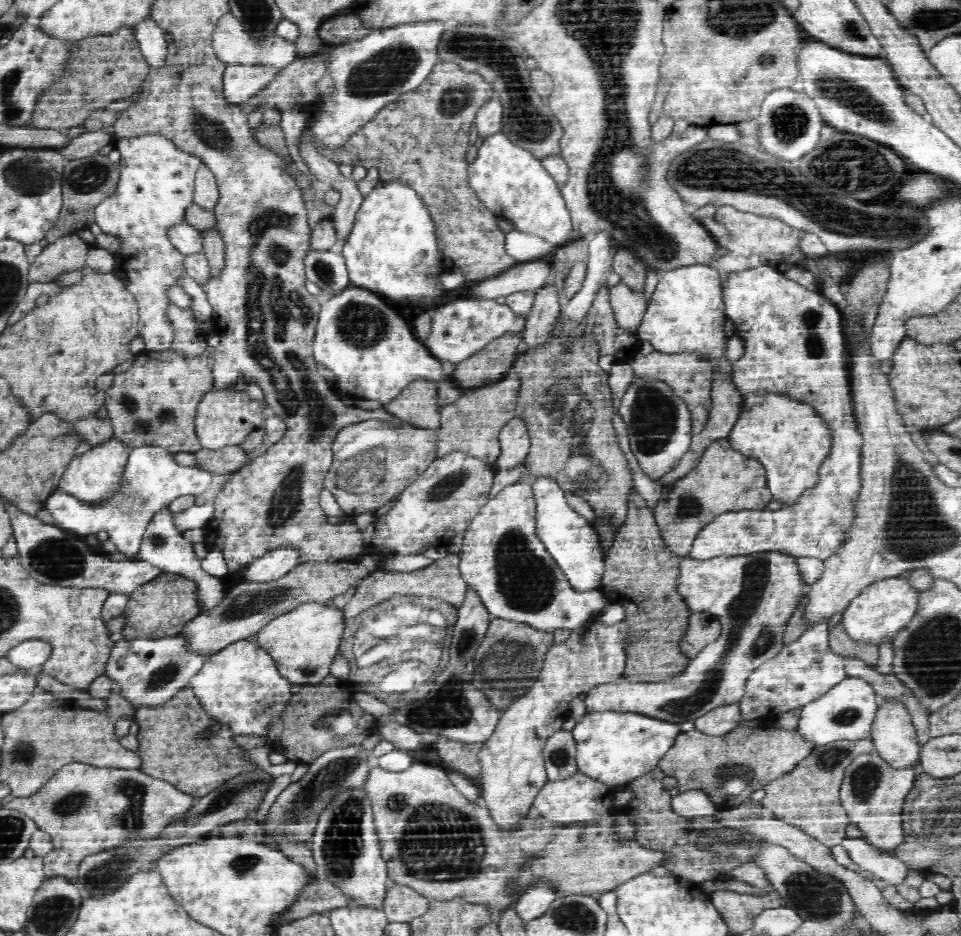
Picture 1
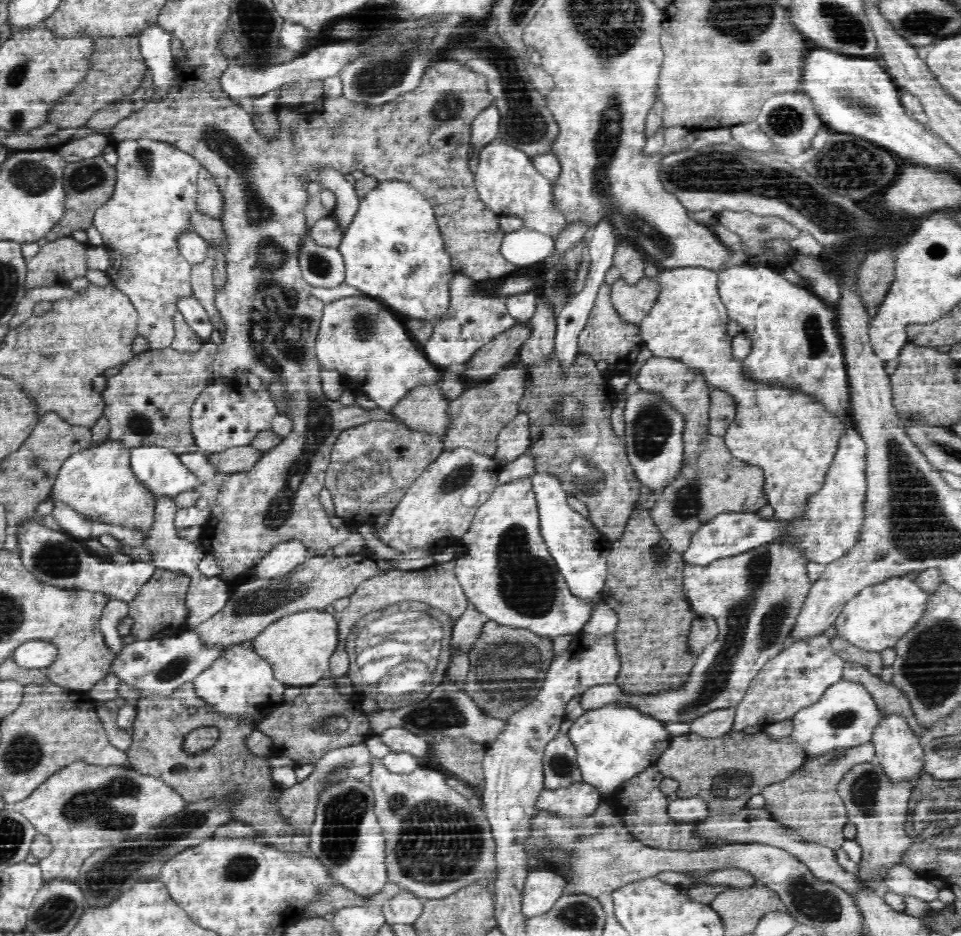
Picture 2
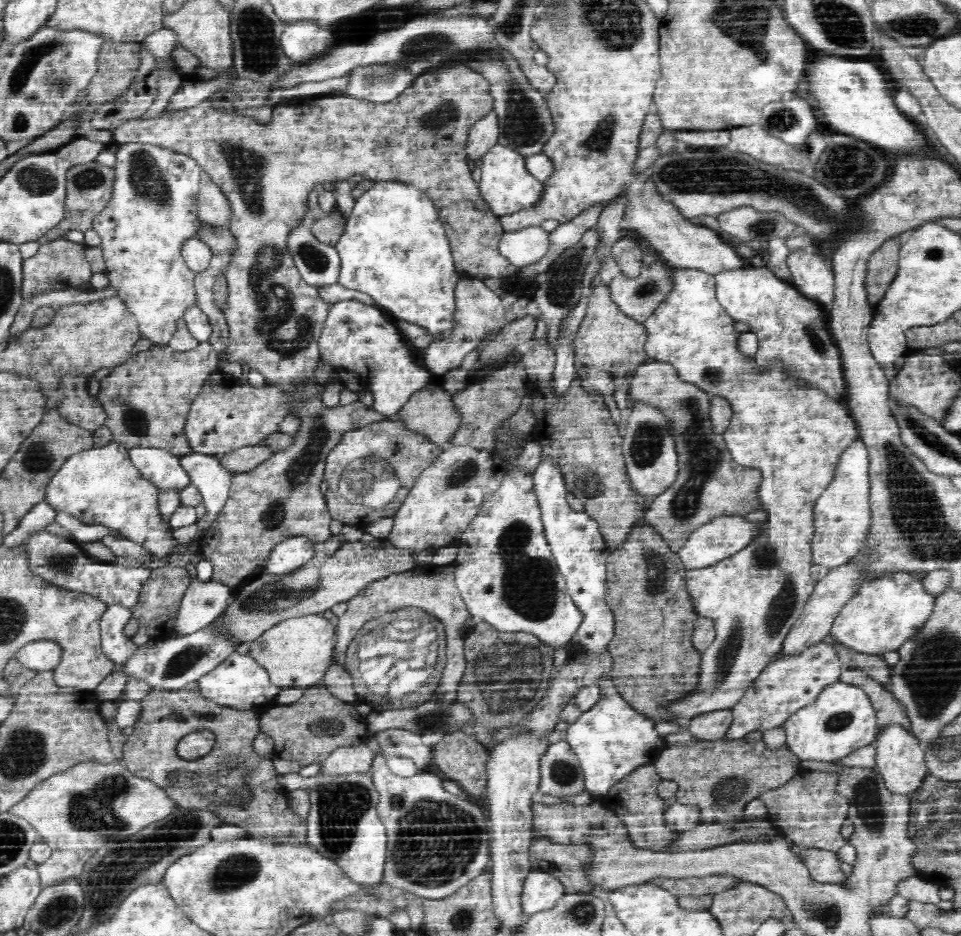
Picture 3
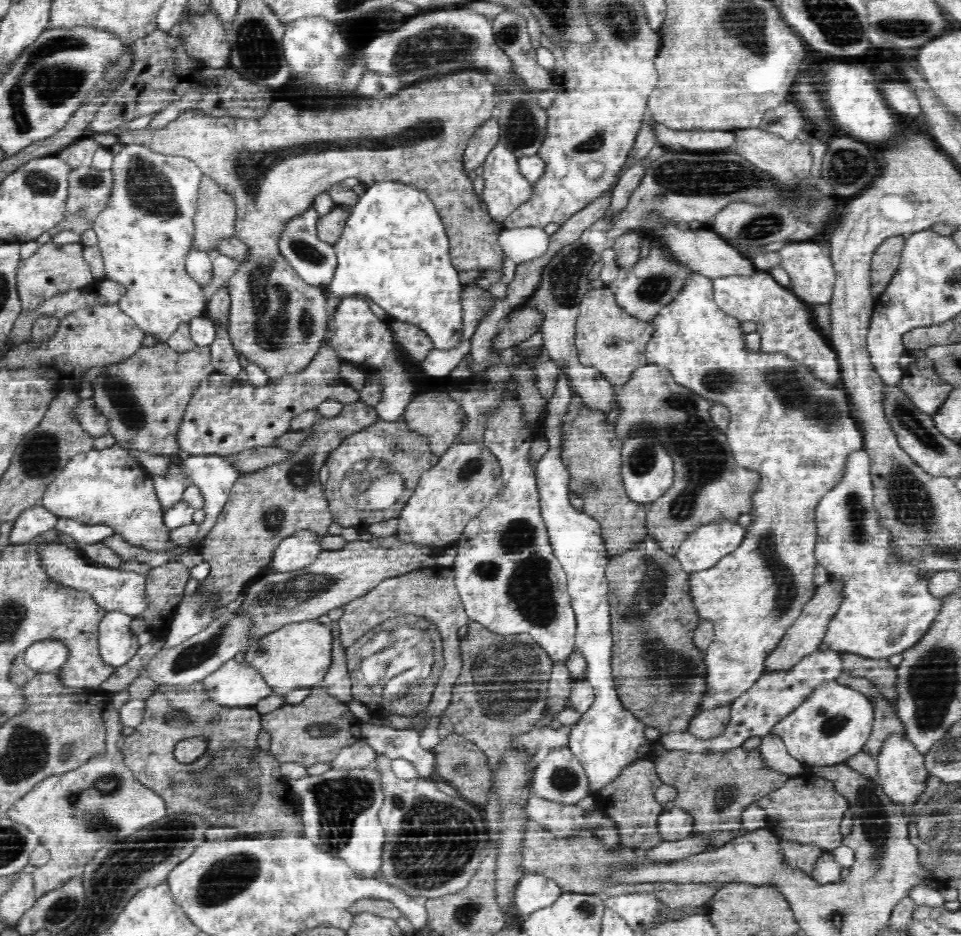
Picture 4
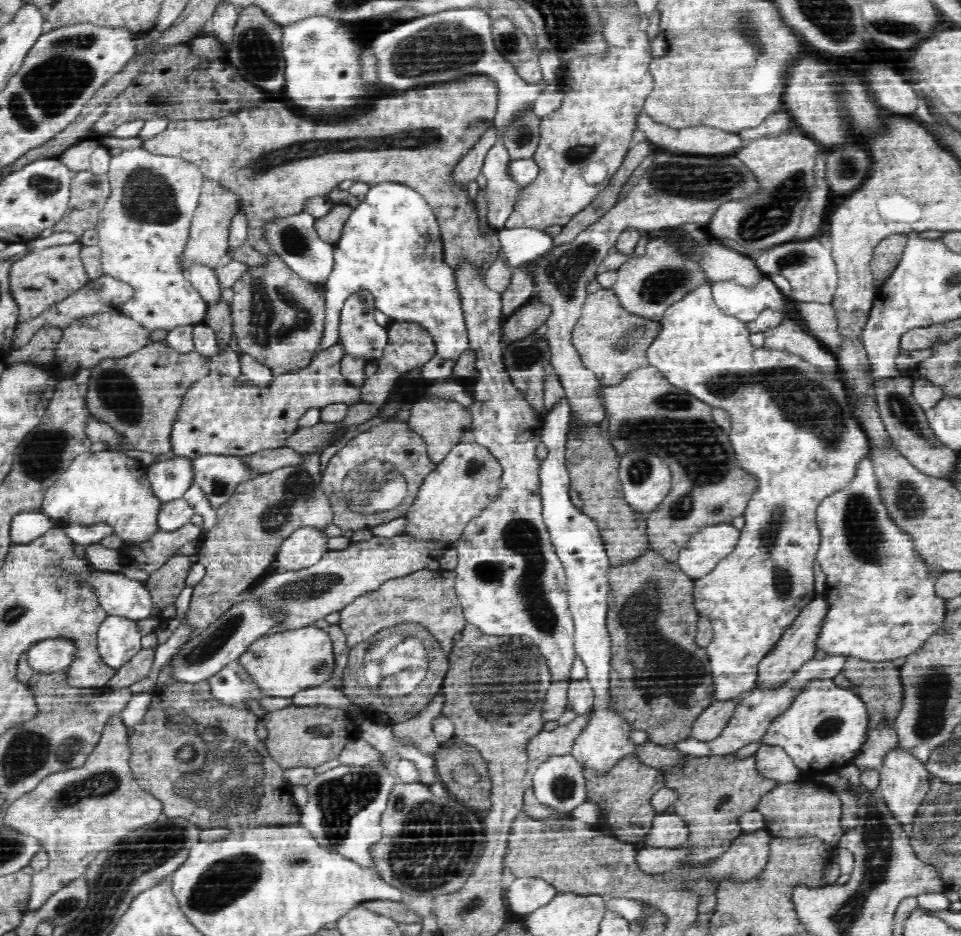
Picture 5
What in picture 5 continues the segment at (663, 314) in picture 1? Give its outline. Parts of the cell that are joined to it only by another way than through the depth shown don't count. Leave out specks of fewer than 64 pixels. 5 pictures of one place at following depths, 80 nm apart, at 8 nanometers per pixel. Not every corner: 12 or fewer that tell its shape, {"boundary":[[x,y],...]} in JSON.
{"boundary":[[703,281],[647,361],[758,478],[694,580],[713,702],[816,596],[817,508],[871,442],[839,375],[756,348]]}

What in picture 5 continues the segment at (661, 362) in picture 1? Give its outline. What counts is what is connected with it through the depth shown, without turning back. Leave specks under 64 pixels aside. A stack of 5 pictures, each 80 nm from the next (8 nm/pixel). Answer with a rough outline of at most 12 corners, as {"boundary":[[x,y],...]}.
{"boundary":[[652,365],[599,390],[610,441],[658,452],[649,548],[677,561],[758,478],[713,409]]}

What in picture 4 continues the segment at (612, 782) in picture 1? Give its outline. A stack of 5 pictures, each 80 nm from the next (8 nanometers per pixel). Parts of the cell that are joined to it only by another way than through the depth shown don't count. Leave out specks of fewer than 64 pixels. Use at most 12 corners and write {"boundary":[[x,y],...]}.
{"boundary":[[560,366],[535,479],[567,576],[591,707],[568,747],[589,792],[658,741],[618,698],[599,522],[568,501],[559,448],[572,396]]}

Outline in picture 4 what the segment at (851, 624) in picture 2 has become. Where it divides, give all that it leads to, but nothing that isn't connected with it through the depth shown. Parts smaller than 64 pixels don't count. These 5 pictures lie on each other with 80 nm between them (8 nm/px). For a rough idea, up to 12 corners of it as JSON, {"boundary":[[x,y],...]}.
{"boundary":[[869,454],[815,508],[815,557],[844,578],[823,642],[888,658],[942,599],[878,526]]}

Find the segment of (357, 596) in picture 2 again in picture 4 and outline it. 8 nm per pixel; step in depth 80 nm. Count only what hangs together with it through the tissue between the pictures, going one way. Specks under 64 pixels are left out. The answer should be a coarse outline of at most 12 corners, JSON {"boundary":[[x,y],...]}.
{"boundary":[[453,567],[382,580],[344,605],[339,646],[415,614],[441,636],[445,666],[425,722],[444,714],[470,622]]}

